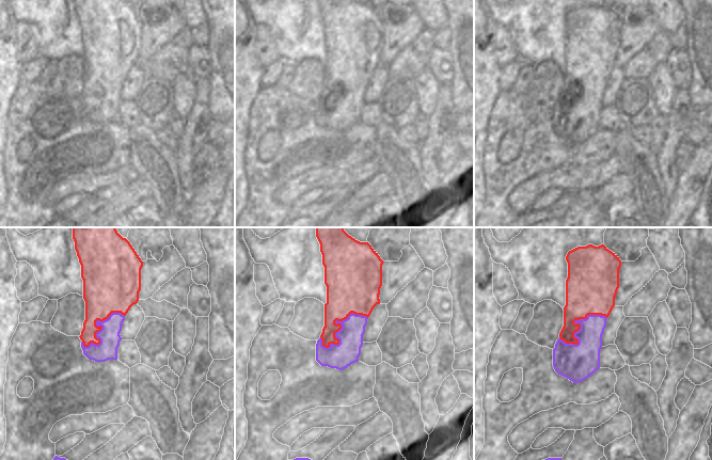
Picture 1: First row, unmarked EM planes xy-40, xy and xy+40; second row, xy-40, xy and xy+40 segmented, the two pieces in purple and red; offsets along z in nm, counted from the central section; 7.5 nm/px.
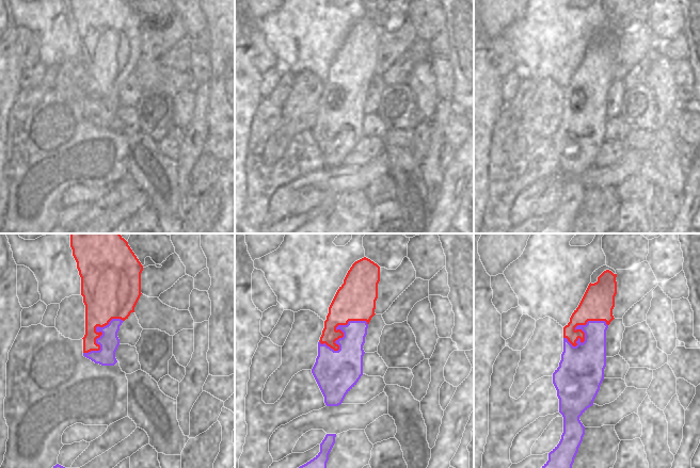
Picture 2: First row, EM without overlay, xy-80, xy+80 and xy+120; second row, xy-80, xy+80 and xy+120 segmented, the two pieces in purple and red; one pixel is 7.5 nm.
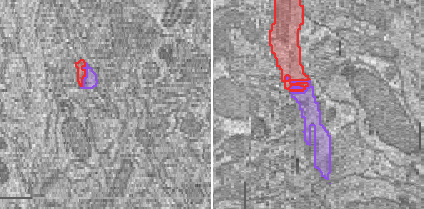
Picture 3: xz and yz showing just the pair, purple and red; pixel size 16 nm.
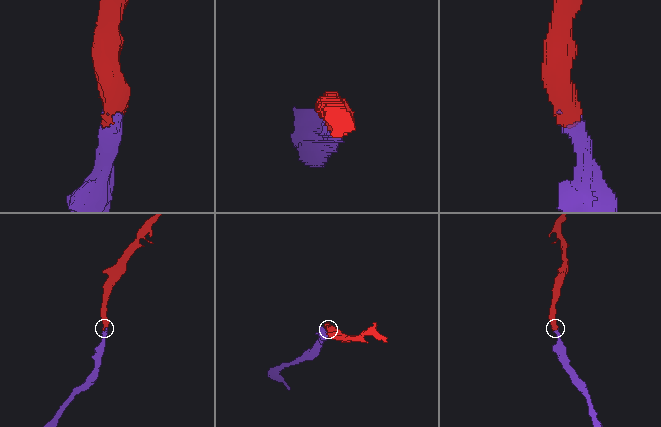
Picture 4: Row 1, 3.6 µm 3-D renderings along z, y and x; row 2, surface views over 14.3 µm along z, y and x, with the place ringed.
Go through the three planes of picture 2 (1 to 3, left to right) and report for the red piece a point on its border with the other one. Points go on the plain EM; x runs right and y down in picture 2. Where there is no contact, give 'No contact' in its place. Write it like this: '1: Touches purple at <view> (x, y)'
1: Touches purple at xy-80 (100, 92)
2: Touches purple at xy+80 (343, 93)
3: Touches purple at xy+120 (579, 90)

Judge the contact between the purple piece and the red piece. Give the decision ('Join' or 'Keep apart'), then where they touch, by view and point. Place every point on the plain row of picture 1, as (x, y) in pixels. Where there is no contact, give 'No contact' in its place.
Join. Touches purple at xy (342, 89)

